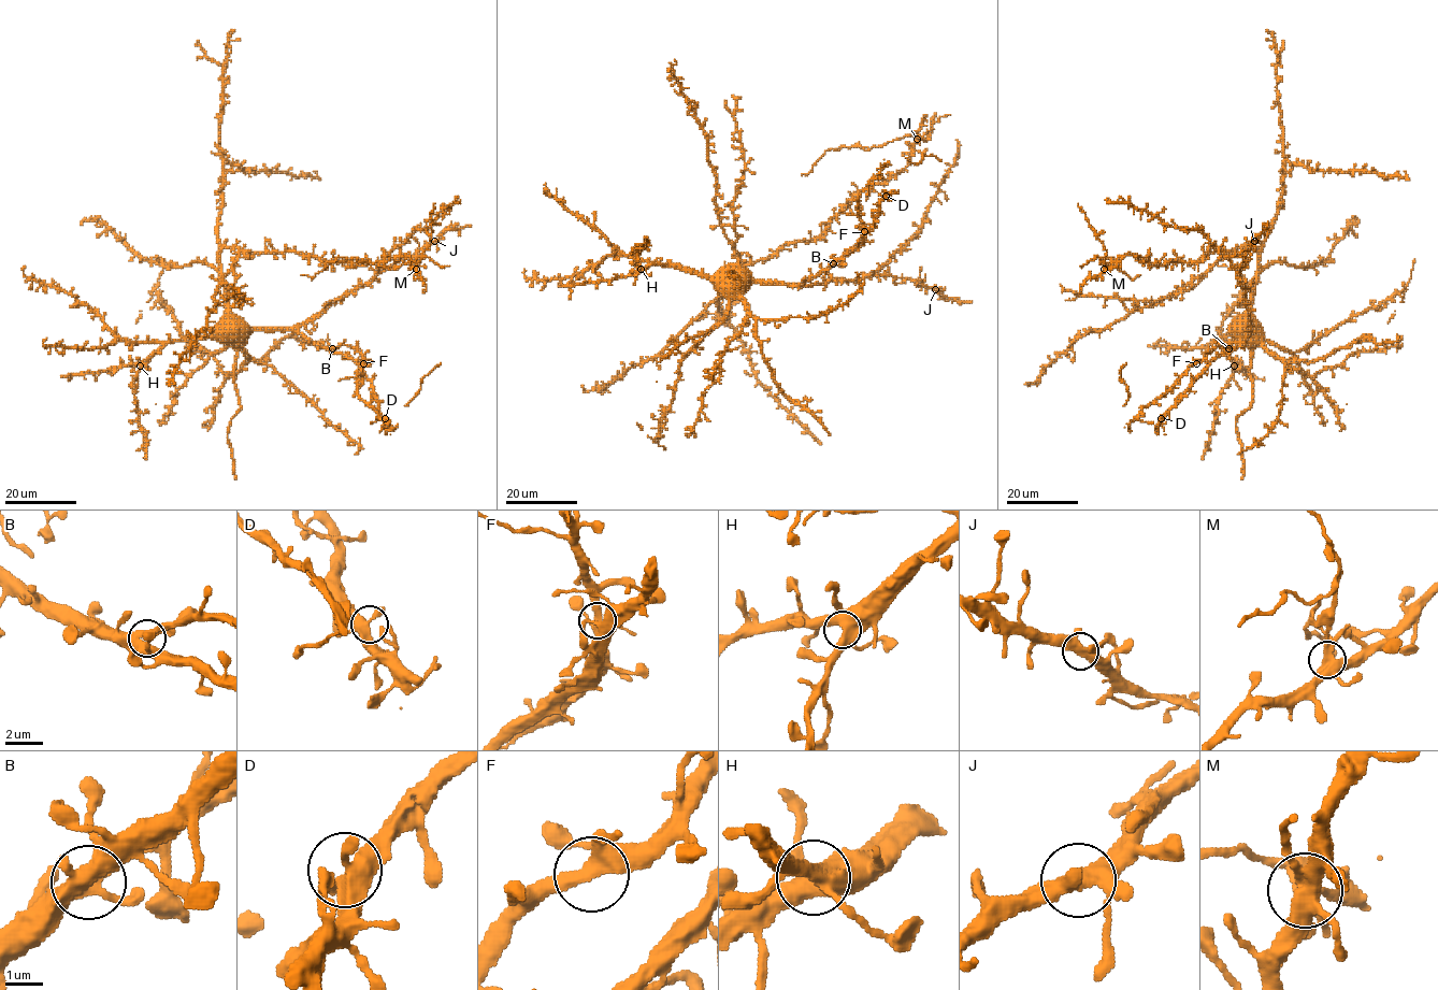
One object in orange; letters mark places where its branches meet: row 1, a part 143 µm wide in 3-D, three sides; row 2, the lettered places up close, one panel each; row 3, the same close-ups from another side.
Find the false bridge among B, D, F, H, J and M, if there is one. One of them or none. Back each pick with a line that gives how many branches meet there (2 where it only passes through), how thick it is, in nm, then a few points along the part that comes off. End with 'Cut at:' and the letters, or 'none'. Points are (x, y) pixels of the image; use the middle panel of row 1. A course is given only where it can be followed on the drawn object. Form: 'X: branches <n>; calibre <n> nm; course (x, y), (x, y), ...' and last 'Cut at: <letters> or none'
M: branches 6; calibre 400 nm; course (917, 139), (907, 134), (877, 147), (842, 146), (827, 149), (807, 174), (801, 175)
Cut at: M

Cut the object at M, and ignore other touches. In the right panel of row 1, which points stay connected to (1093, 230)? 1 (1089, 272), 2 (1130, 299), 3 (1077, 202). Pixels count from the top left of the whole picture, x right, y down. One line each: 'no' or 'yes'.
1: no
2: no
3: yes

